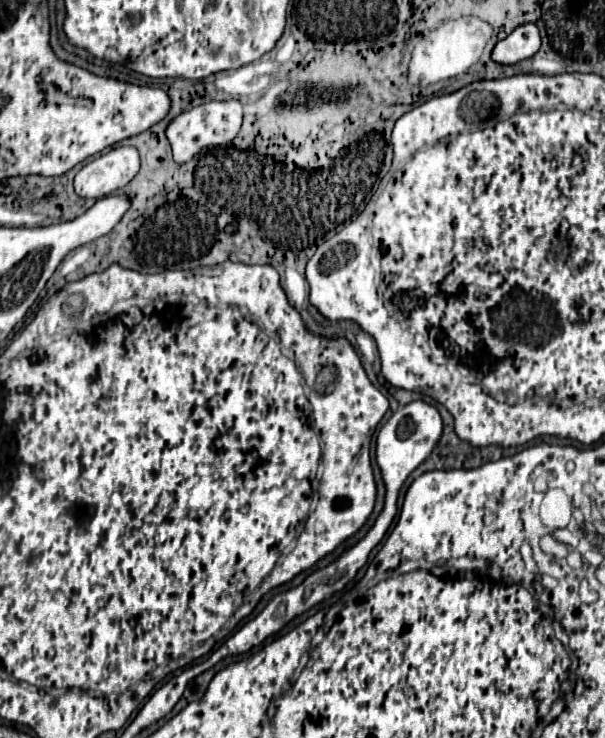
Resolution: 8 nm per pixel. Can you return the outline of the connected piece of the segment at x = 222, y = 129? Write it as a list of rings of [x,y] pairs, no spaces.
[[[234,99],[232,101],[210,101],[210,103],[204,103],[200,107],[180,113],[166,129],[166,135],[172,145],[174,161],[188,163],[206,147],[228,145],[238,135],[240,125],[242,125],[242,105],[240,101],[234,101]]]

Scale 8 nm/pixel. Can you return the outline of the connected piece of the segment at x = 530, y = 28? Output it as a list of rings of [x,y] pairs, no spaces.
[[[534,23],[520,25],[506,39],[498,41],[492,59],[500,65],[514,65],[524,59],[530,59],[540,49],[540,33]]]

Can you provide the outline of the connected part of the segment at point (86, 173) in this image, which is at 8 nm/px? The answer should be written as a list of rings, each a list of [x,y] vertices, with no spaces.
[[[114,147],[92,163],[84,165],[74,177],[75,193],[85,199],[102,199],[122,189],[138,173],[138,153],[134,147]]]

